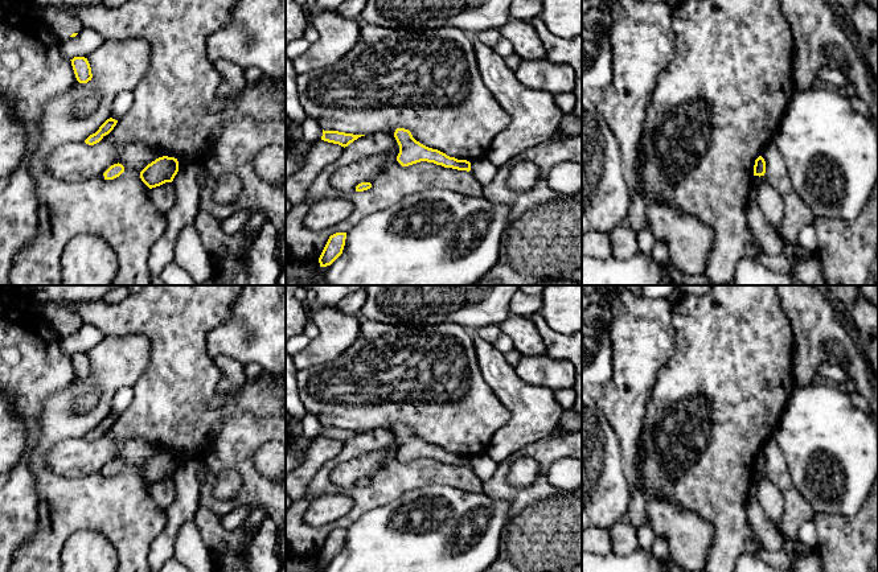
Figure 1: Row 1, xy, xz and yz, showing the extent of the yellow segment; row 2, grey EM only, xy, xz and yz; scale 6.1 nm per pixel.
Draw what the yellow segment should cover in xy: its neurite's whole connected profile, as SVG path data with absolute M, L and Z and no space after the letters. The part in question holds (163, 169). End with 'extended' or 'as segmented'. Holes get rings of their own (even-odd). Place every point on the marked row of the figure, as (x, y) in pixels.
M163 156L148 164L140 172L140 178L149 189L152 189L165 182L172 182L177 172L177 159Z; as segmented

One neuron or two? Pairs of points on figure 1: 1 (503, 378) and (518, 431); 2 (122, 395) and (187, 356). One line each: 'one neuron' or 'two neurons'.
1: one neuron
2: two neurons

